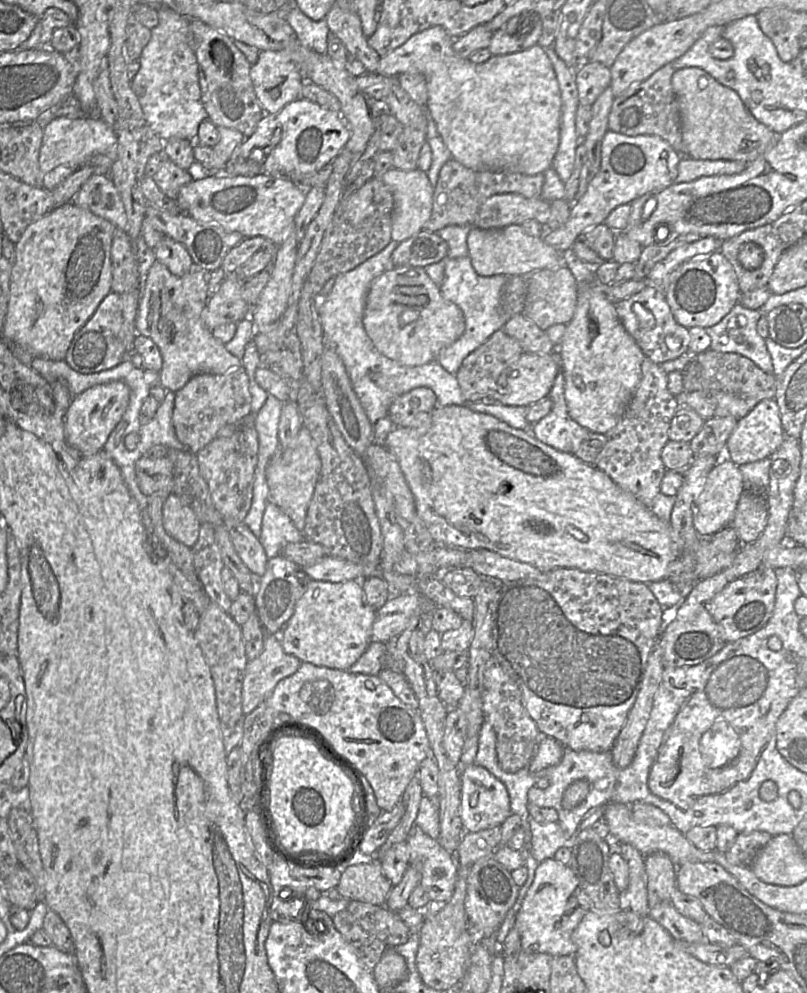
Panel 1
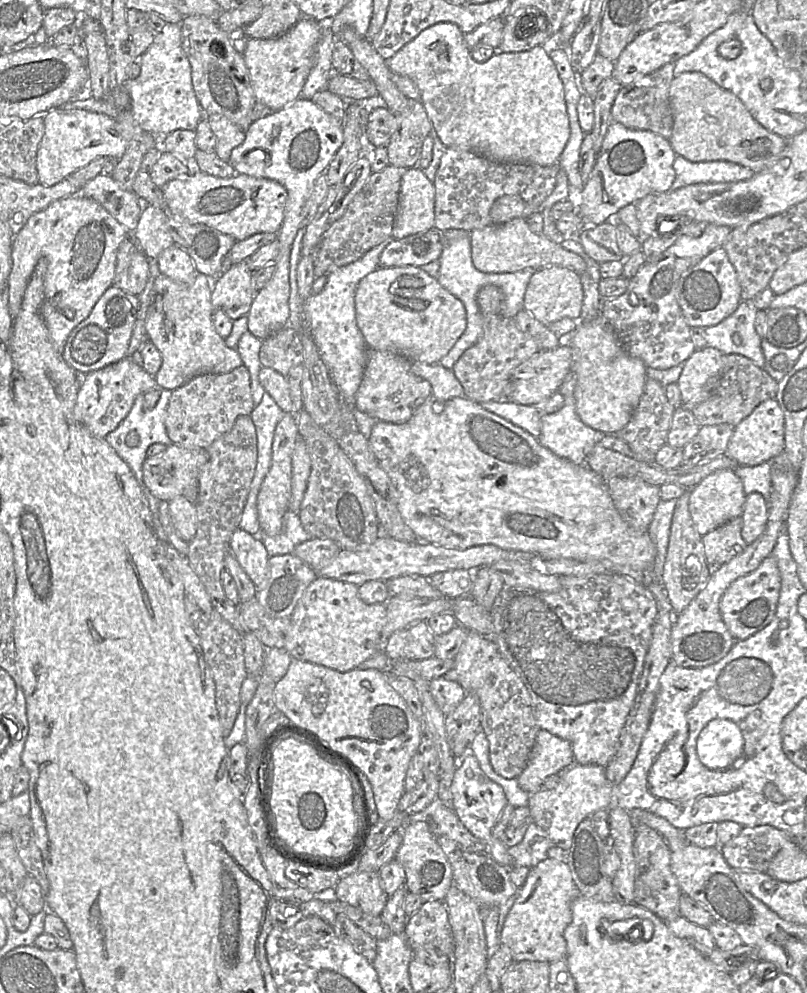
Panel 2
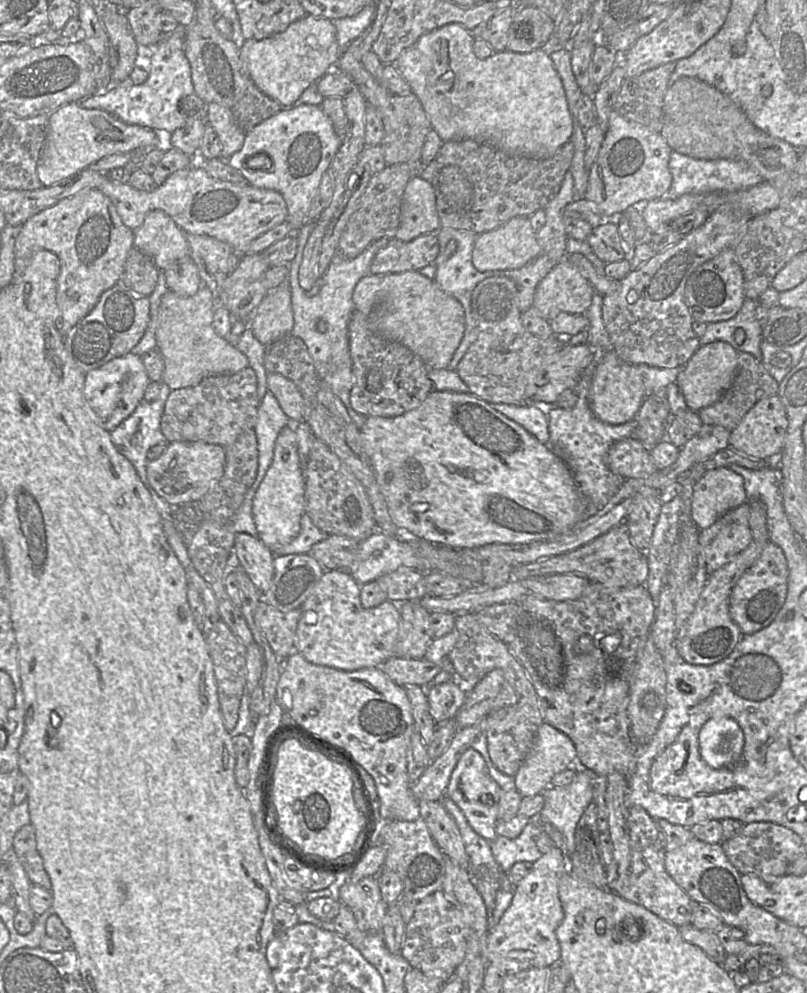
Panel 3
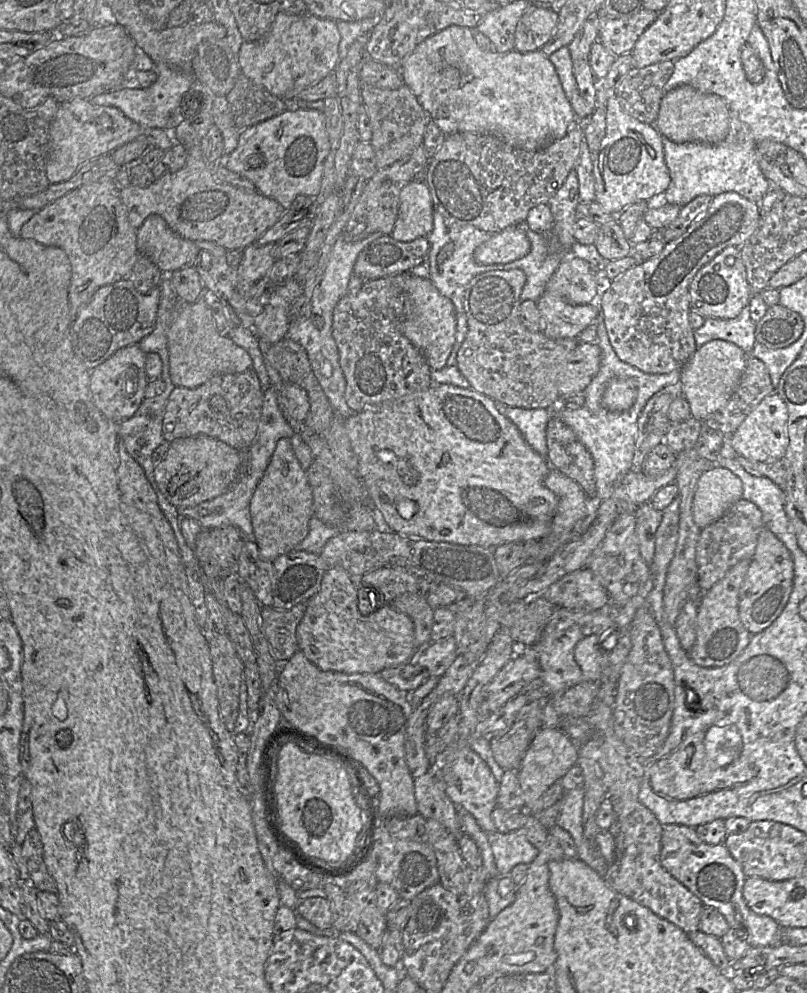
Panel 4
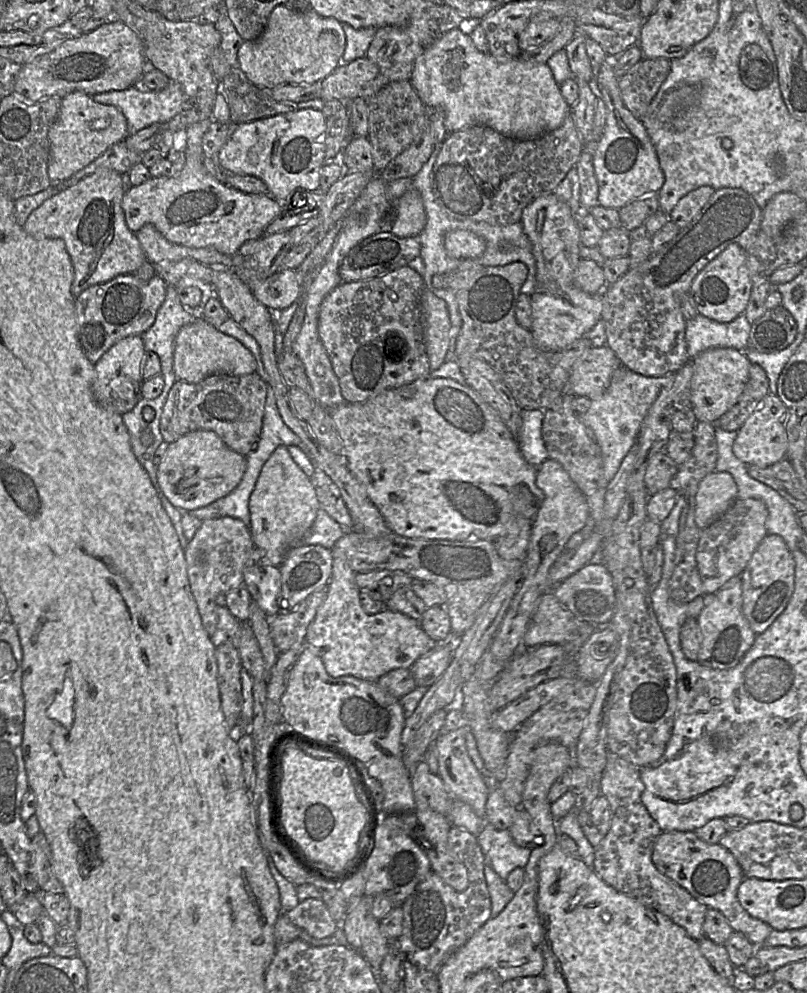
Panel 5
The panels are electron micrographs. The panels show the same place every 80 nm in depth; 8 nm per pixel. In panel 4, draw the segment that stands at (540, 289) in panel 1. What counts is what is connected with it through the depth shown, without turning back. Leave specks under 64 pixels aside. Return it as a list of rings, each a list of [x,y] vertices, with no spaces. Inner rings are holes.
[[[573,256],[560,262],[544,291],[572,305],[595,303],[597,292],[595,269],[586,260]]]

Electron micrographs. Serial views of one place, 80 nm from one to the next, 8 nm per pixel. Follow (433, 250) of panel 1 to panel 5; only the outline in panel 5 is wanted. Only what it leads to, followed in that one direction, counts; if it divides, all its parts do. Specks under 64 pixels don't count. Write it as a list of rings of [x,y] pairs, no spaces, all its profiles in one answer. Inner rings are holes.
[[[391,231],[371,235],[354,246],[343,259],[339,275],[343,282],[362,281],[387,274],[420,256],[421,244],[418,237],[401,238]]]

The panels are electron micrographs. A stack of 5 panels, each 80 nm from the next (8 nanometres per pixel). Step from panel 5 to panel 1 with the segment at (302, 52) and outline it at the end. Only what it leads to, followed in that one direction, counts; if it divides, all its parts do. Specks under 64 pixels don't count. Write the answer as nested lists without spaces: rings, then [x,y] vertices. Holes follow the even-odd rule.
[[[284,50],[260,51],[257,62],[251,65],[250,78],[262,110],[270,114],[301,97],[302,75]]]

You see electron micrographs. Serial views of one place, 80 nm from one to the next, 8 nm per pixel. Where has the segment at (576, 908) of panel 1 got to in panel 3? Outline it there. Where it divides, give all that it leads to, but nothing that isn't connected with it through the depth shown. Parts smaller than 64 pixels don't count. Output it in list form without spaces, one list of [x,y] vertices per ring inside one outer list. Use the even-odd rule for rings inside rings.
[[[557,846],[553,847],[549,852],[542,854],[542,856],[532,864],[532,867],[530,871],[526,874],[526,876],[524,876],[524,878],[517,885],[515,885],[514,898],[510,906],[504,912],[500,921],[493,928],[489,929],[489,932],[487,935],[487,941],[486,941],[487,965],[489,963],[492,963],[498,967],[503,967],[507,971],[507,973],[516,973],[521,970],[526,970],[532,967],[550,968],[560,962],[561,948],[560,948],[560,943],[556,937],[556,929],[560,925],[560,923],[563,921],[564,910],[563,910],[561,901],[559,899],[558,882],[559,882],[560,876],[568,871],[569,871],[568,859],[562,853],[561,849],[559,849]]]

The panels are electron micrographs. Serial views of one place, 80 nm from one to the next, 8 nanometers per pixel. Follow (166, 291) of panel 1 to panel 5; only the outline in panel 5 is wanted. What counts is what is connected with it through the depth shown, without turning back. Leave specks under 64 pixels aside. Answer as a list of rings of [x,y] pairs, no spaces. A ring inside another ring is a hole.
[[[202,316],[184,325],[178,332],[174,343],[173,369],[177,381],[198,383],[215,373],[235,376],[256,372],[257,362],[253,354],[236,338],[217,330]]]

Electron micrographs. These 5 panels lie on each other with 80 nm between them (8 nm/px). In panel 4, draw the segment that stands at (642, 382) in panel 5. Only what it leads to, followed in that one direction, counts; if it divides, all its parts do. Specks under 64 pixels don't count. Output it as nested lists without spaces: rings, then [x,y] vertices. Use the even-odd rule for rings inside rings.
[[[600,314],[593,323],[597,325],[597,338],[592,344],[597,344],[601,350],[601,363],[598,373],[583,392],[585,403],[577,410],[562,409],[559,406],[551,409],[553,415],[560,418],[574,431],[578,440],[587,448],[593,458],[596,492],[592,497],[586,497],[584,518],[595,517],[602,501],[613,495],[622,479],[631,471],[638,432],[638,417],[647,401],[659,390],[675,383],[680,378],[680,370],[674,370],[667,374],[648,374],[621,361],[610,344],[602,315]],[[613,378],[631,379],[637,386],[636,401],[625,412],[610,412],[602,405],[605,388]]]

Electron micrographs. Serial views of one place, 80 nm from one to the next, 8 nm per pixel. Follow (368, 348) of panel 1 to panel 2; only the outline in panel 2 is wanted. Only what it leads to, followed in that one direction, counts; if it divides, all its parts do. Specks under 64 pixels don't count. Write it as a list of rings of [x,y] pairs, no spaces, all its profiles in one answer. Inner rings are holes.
[[[305,227],[298,229],[290,255],[289,307],[291,317],[289,326],[300,332],[303,320],[308,319],[308,326],[320,358],[332,382],[337,387],[342,400],[350,407],[358,431],[368,439],[377,420],[357,410],[355,407],[355,394],[362,380],[368,349],[357,324],[355,293],[360,280],[379,267],[380,254],[394,238],[393,236],[388,237],[358,260],[330,271],[327,274],[327,283],[324,289],[319,294],[311,295],[305,301],[302,301],[298,292],[297,268],[302,257],[301,249],[304,234]],[[412,362],[412,373],[430,383],[432,396],[441,402],[453,398],[466,397],[464,389],[452,370],[446,369],[440,364],[424,364]]]

